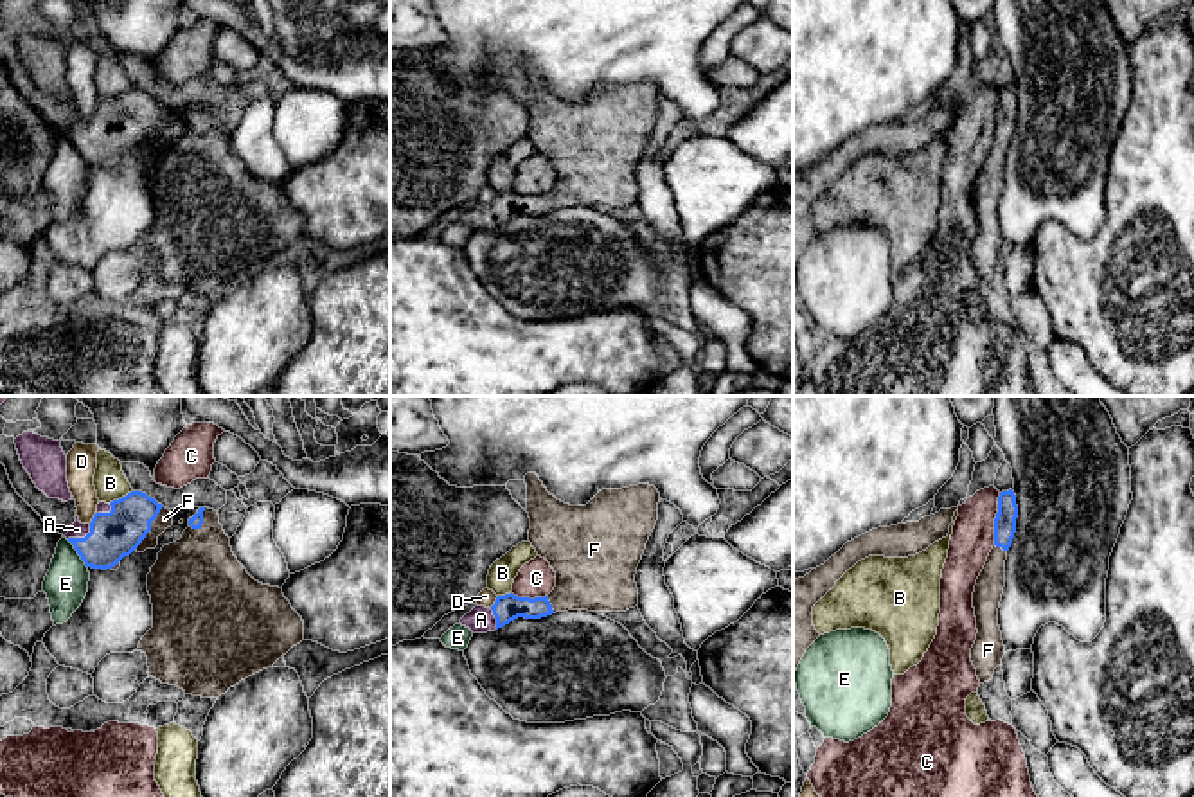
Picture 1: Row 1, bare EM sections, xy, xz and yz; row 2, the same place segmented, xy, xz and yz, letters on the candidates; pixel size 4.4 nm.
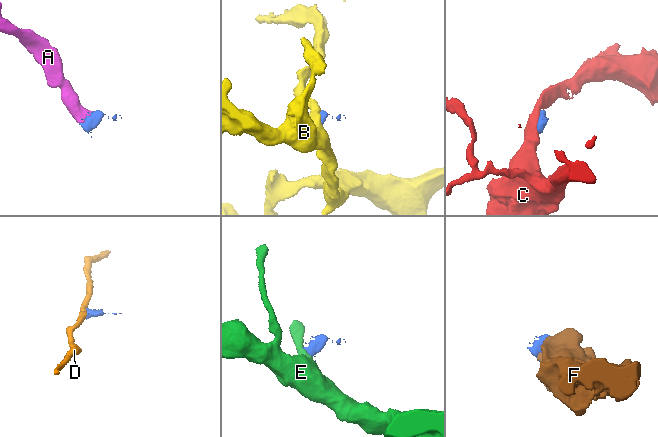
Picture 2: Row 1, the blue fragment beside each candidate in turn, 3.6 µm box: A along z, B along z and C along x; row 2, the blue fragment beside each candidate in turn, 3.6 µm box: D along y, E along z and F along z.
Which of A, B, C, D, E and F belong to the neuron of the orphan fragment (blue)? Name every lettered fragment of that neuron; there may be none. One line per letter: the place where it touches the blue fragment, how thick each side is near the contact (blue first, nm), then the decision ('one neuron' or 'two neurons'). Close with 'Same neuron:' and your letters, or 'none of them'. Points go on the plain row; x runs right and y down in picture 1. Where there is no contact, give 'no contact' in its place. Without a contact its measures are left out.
A: meets blue in xy at (81, 135); 220 nm thick on the blue side, 70 nm on the other; one neuron
B: meets blue in xy at (119, 96); 220 nm thick on the blue side, 150 nm on the other; two neurons
C: meets blue in yz at (995, 116); 100 nm thick on the blue side, 190 nm on the other; two neurons
D: meets blue in xz at (495, 198); 120 nm thick on the blue side, 80 nm on the other; two neurons
E: meets blue in xy at (78, 150); 220 nm thick on the blue side, 190 nm on the other; two neurons
F: meets blue in xy at (150, 125); 220 nm thick on the blue side, 70 nm on the other; one neuron
Same neuron: A, F

